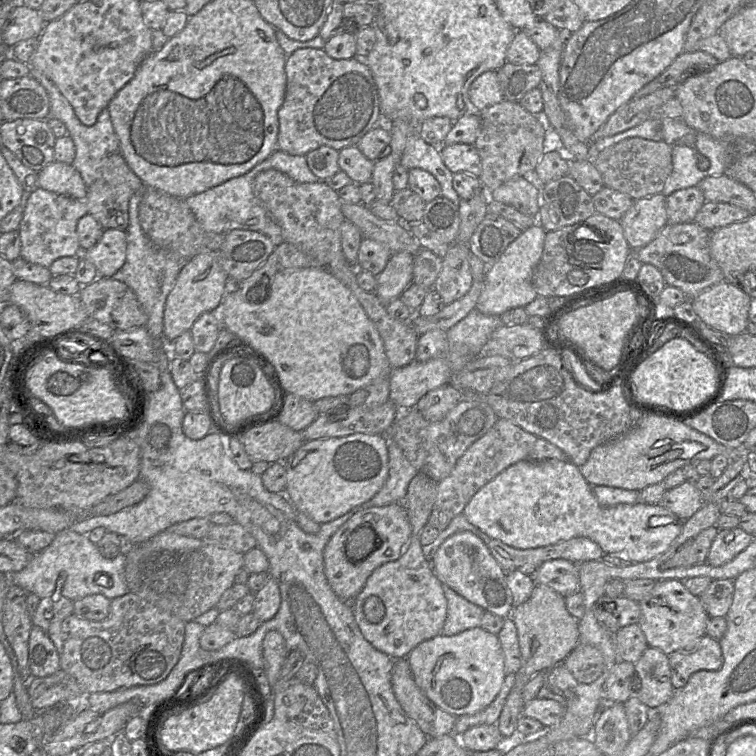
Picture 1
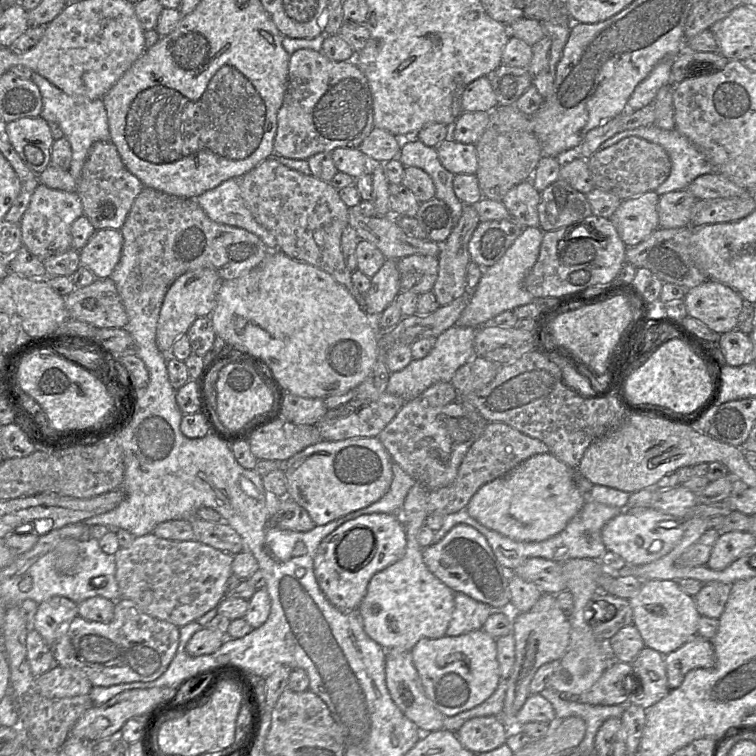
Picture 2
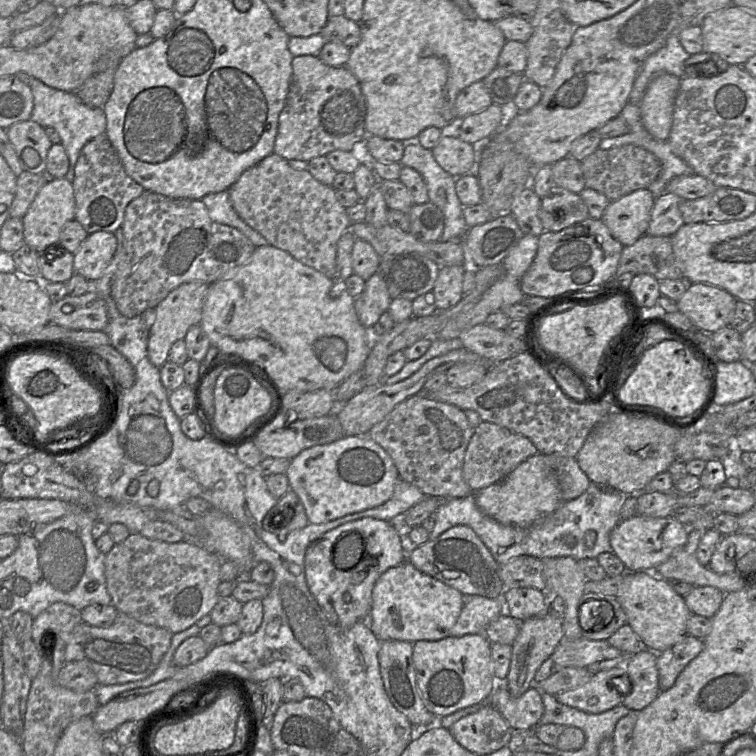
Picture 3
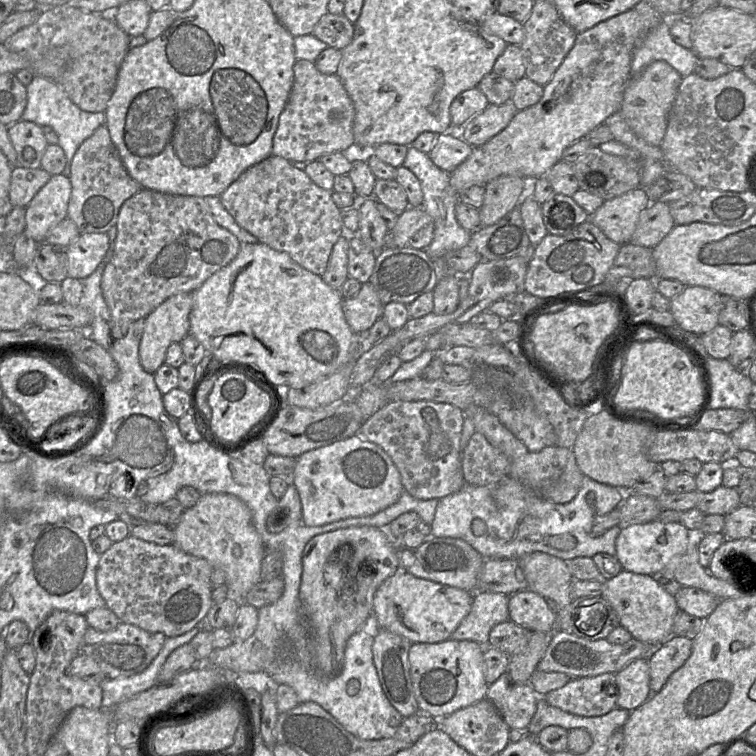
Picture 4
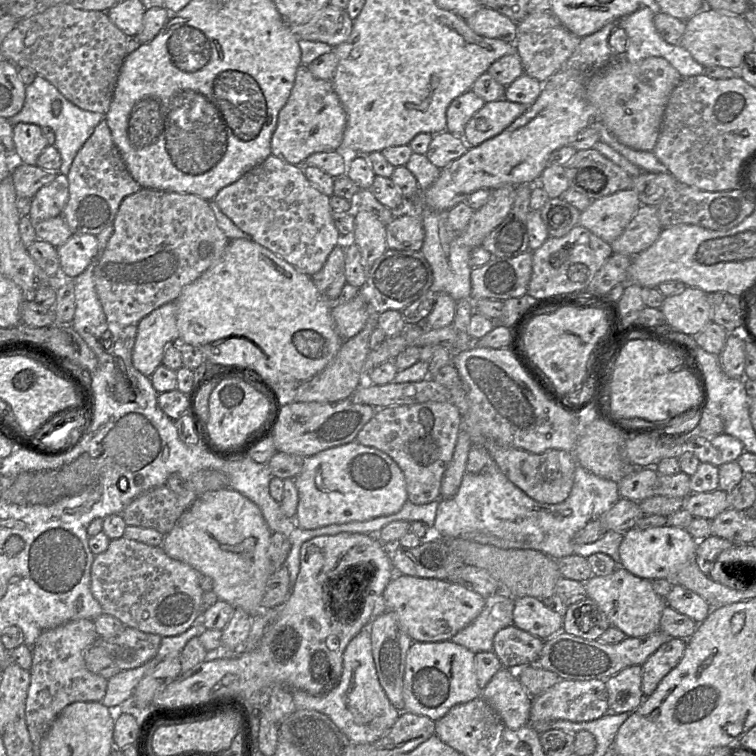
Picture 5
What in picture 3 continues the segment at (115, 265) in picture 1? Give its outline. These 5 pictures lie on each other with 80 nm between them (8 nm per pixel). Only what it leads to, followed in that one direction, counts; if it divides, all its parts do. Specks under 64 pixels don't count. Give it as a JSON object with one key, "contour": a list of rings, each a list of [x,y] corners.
{"contour":[[[113,232],[88,233],[74,253],[74,272],[87,280],[99,279],[110,264],[116,248],[117,239]]]}

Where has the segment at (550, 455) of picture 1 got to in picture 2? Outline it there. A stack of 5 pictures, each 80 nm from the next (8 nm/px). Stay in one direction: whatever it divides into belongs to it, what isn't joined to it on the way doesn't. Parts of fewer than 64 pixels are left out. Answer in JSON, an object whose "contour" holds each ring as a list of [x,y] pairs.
{"contour":[[[488,422],[481,436],[470,446],[453,482],[428,494],[427,514],[448,515],[465,508],[484,484],[505,475],[521,462],[536,454],[549,453],[542,441],[521,433],[502,422]]]}

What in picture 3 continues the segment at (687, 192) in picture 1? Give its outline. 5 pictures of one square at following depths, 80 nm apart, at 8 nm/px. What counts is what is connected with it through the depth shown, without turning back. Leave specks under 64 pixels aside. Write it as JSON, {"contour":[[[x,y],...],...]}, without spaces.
{"contour":[[[665,192],[657,197],[651,211],[650,222],[646,234],[651,236],[673,236],[679,230],[679,228],[684,225],[683,217],[679,207],[682,200],[687,199],[682,199],[676,194],[670,192]]]}

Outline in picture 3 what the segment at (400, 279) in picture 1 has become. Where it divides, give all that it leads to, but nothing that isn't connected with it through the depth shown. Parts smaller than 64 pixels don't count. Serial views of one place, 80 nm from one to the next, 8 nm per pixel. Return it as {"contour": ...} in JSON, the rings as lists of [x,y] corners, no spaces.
{"contour":[[[379,272],[375,273],[366,281],[364,291],[354,300],[354,308],[360,323],[370,330],[388,310],[391,301],[383,277]]]}

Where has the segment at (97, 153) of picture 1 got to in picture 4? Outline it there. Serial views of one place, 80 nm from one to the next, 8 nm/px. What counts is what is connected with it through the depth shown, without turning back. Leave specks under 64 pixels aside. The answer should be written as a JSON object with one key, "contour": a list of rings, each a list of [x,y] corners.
{"contour":[[[34,75],[31,83],[26,86],[26,90],[27,104],[21,120],[34,122],[41,127],[53,128],[58,136],[58,145],[63,149],[66,157],[66,165],[62,174],[69,177],[74,154],[84,140],[90,137],[99,126],[105,124],[105,112],[82,110],[72,102],[57,82],[40,75]]]}

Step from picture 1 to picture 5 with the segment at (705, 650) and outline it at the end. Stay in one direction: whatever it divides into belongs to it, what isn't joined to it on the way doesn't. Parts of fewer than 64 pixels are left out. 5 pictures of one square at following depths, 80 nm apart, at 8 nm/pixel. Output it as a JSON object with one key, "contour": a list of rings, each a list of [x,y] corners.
{"contour":[[[670,637],[641,666],[641,689],[644,697],[649,697],[660,681],[681,661],[687,640]]]}

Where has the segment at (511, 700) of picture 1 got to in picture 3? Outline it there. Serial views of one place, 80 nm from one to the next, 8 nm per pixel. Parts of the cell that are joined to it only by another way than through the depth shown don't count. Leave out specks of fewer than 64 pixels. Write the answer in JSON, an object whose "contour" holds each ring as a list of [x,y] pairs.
{"contour":[[[549,611],[547,614],[543,616],[532,617],[520,622],[519,634],[512,644],[511,664],[509,673],[505,681],[505,686],[507,687],[507,689],[513,697],[521,696],[531,686],[534,685],[534,678],[537,670],[542,665],[542,663],[552,655],[552,653],[554,652],[554,650],[556,649],[557,645],[563,637],[564,631],[562,624],[562,616],[559,616],[552,611]]]}

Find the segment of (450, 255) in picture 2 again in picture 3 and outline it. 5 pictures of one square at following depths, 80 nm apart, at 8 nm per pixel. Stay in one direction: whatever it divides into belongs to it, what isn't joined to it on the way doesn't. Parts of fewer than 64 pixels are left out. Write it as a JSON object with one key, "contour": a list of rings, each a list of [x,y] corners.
{"contour":[[[466,265],[440,267],[432,289],[437,311],[447,310],[463,298],[462,283],[466,269]]]}

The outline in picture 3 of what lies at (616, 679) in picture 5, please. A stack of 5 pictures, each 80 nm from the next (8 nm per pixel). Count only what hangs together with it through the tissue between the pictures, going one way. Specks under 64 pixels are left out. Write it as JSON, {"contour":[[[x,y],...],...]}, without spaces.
{"contour":[[[641,648],[625,663],[626,675],[622,674],[624,696],[622,704],[630,711],[639,712],[660,694],[657,653]]]}

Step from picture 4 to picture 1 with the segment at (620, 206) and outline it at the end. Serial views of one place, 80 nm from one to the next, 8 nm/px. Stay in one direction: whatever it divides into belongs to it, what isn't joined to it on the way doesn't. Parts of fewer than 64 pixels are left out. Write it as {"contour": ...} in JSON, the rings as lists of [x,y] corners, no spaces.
{"contour":[[[659,193],[635,200],[619,222],[632,250],[645,247],[668,223],[666,197]]]}

